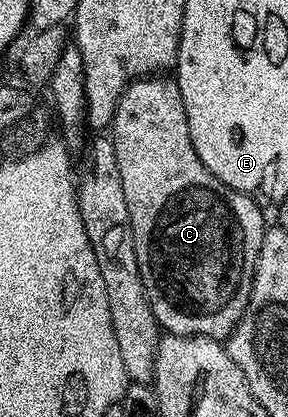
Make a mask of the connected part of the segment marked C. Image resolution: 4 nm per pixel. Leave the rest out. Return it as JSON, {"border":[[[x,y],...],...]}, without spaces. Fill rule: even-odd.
{"border":[[[154,75],[143,77],[139,81],[130,81],[128,89],[123,91],[123,95],[119,99],[117,110],[113,116],[111,140],[115,147],[115,159],[119,163],[119,179],[123,179],[123,195],[127,198],[127,215],[131,215],[131,231],[135,239],[135,255],[139,259],[143,287],[158,325],[166,334],[174,333],[180,337],[228,338],[239,323],[241,316],[244,315],[251,295],[255,267],[259,259],[259,251],[263,247],[263,235],[267,228],[265,217],[261,214],[262,206],[247,194],[227,187],[215,175],[211,175],[211,171],[207,171],[207,167],[203,167],[203,159],[199,159],[199,155],[195,155],[195,147],[191,143],[191,135],[187,127],[187,111],[183,107],[183,95],[172,76]]]}

